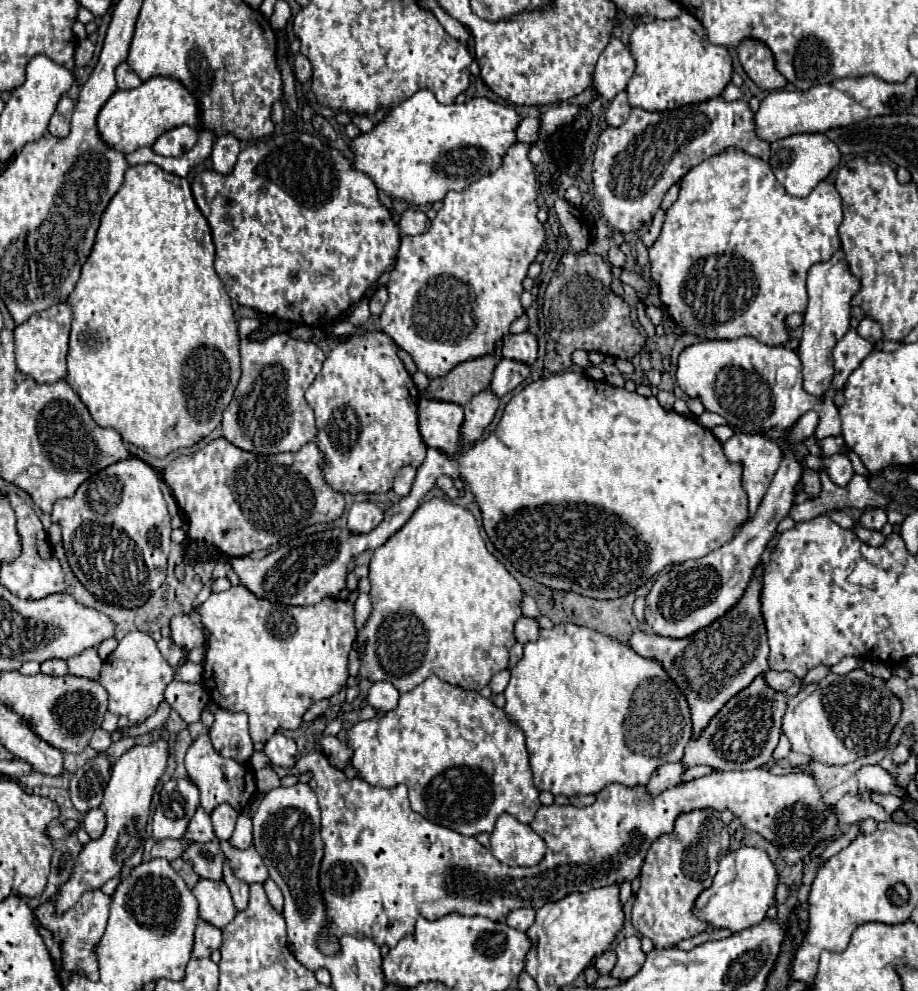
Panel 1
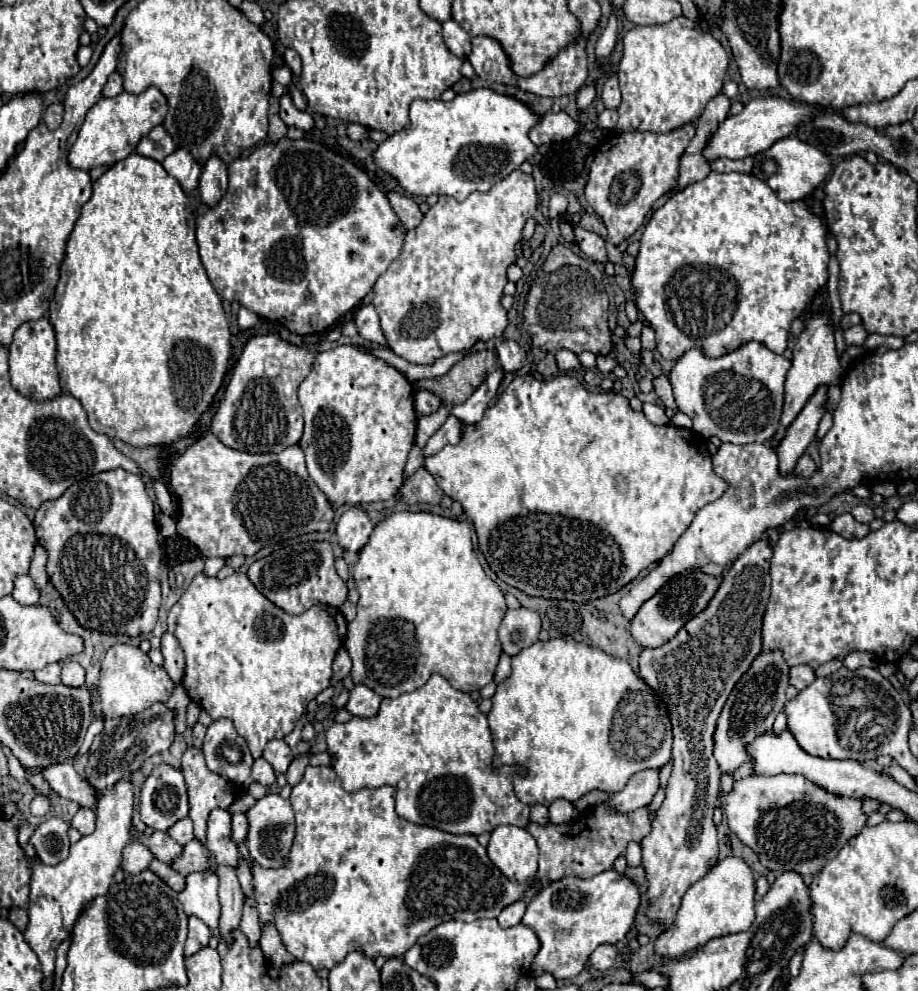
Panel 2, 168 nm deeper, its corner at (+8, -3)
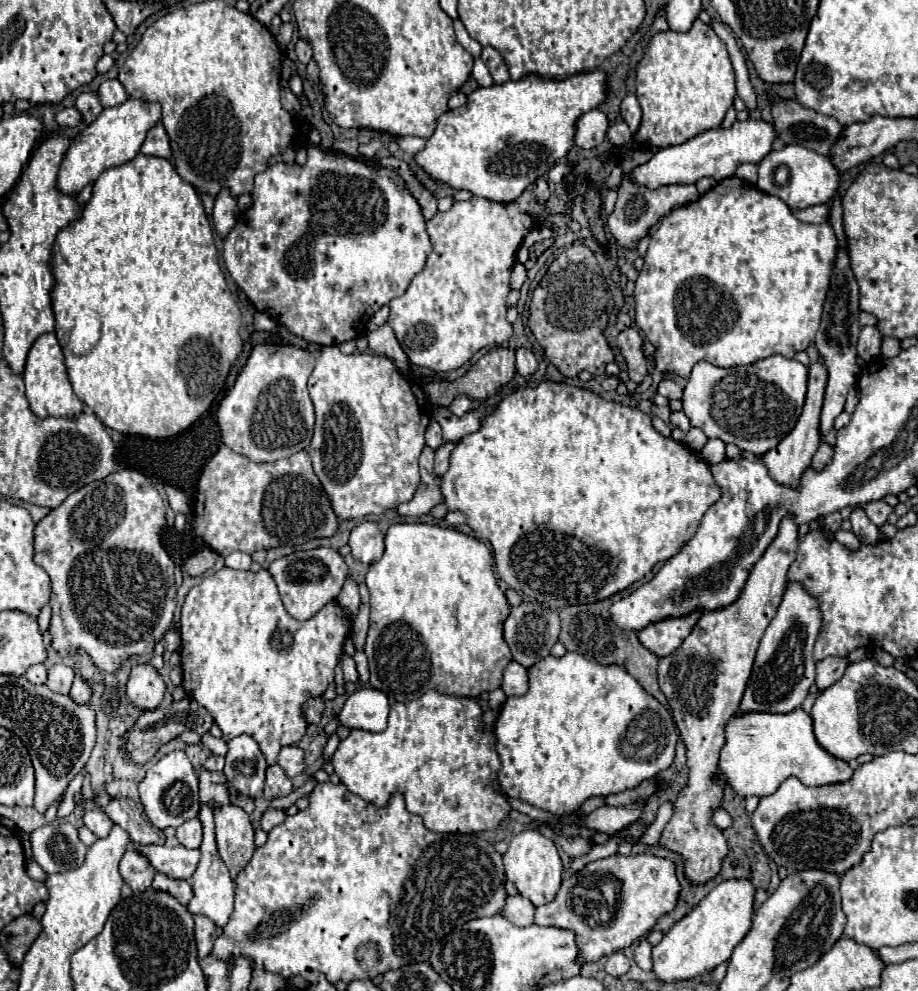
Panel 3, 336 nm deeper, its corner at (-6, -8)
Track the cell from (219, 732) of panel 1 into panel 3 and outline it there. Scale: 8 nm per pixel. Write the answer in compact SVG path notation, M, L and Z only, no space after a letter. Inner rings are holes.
M237 736L229 742L229 752L225 756L225 770L229 784L249 798L259 798L265 784L265 758L259 744L251 736Z

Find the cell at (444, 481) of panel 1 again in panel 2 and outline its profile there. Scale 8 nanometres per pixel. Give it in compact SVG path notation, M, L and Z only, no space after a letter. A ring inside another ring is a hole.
M421 467L413 477L409 477L409 481L405 481L405 485L399 489L399 495L405 503L441 503L443 499L443 491L441 487L435 483L435 479Z

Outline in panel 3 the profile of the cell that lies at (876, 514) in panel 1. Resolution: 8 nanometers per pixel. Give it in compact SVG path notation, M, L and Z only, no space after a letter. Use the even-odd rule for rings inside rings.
M873 500L873 502L867 504L863 510L865 510L865 514L869 516L869 520L871 520L873 524L877 524L877 526L885 524L885 522L887 522L887 516L893 512L893 508L891 508L885 500Z

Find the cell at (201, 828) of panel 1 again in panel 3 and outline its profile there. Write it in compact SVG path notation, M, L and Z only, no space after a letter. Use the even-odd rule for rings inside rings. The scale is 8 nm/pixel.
M197 818L187 820L177 828L177 840L185 848L199 848L201 838L203 838L203 832L201 832L201 822Z

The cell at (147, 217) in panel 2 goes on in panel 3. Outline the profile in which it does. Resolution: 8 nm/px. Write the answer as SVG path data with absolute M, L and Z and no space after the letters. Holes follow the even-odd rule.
M137 154L133 160L113 166L101 172L101 176L93 184L91 200L83 206L81 218L71 222L67 228L59 230L55 244L51 248L51 272L55 278L55 286L51 290L53 314L55 314L55 336L61 344L65 356L65 368L69 382L73 386L75 396L111 430L121 434L139 434L147 438L169 438L183 430L187 430L195 420L199 420L211 402L217 398L219 390L225 384L229 368L243 348L243 340L239 336L241 330L241 312L231 292L227 288L225 276L219 268L217 248L213 242L213 230L205 216L203 202L195 188L187 184L173 168L173 164L165 158Z

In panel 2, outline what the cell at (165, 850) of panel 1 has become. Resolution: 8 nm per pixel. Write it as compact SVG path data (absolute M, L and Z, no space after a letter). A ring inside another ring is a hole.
M131 841L125 851L123 851L123 863L121 863L121 869L135 875L139 871L145 871L149 869L149 863L153 861L153 853L139 841Z

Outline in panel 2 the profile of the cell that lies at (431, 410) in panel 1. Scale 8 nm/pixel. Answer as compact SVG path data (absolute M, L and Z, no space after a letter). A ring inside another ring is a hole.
M417 391L415 393L415 413L417 413L417 417L427 417L427 415L435 413L441 405L443 405L443 401L437 395L433 395L431 391Z

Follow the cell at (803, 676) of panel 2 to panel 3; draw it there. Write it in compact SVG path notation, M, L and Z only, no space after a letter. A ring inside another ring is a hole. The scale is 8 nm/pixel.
M827 656L827 660L817 662L817 688L825 690L829 686L833 686L845 672L847 668L847 658L841 656Z

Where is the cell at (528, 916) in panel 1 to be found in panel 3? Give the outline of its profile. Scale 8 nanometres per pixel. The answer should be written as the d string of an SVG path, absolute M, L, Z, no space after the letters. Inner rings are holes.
M521 894L507 896L503 912L501 912L501 916L505 916L515 926L531 926L533 914L535 914L535 906L531 904L531 900L523 898Z

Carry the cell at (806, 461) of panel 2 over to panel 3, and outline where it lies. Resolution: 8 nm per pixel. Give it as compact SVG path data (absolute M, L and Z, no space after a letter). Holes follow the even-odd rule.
M823 442L823 444L819 446L819 450L815 452L815 456L813 456L811 468L813 468L813 470L823 470L823 468L831 462L831 458L833 458L833 448Z

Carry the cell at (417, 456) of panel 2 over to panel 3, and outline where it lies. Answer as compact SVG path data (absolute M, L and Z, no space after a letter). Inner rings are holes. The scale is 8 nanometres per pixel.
M431 420L431 424L427 426L427 432L425 432L425 442L437 450L441 444L443 444L443 438L441 438L441 428L439 428L439 422L437 420Z

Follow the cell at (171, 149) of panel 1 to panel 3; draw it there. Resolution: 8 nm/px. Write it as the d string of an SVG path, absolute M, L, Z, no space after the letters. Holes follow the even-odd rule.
M157 122L149 132L147 138L141 146L141 152L147 156L159 156L159 158L167 158L171 160L171 148L169 148L169 140L167 140L167 132L163 128L161 122Z

